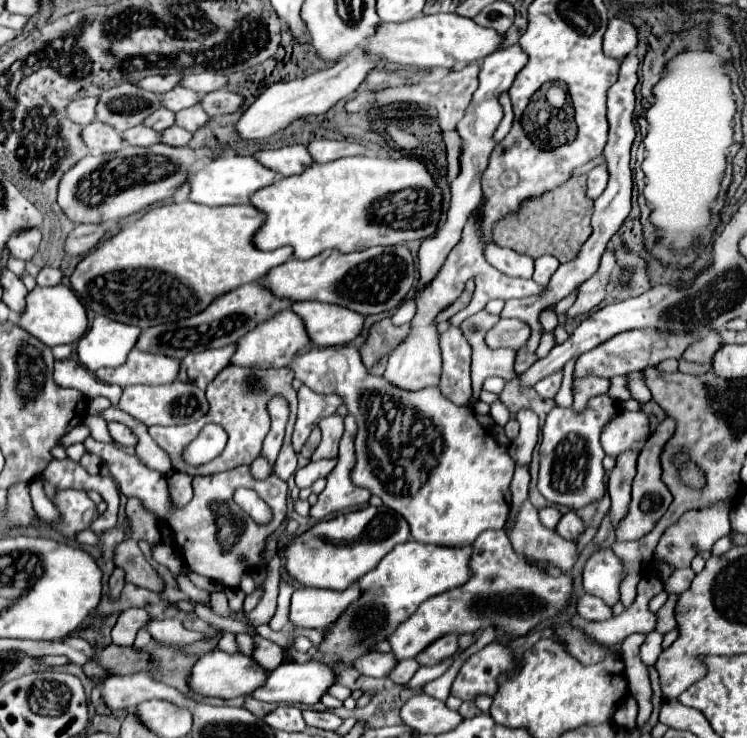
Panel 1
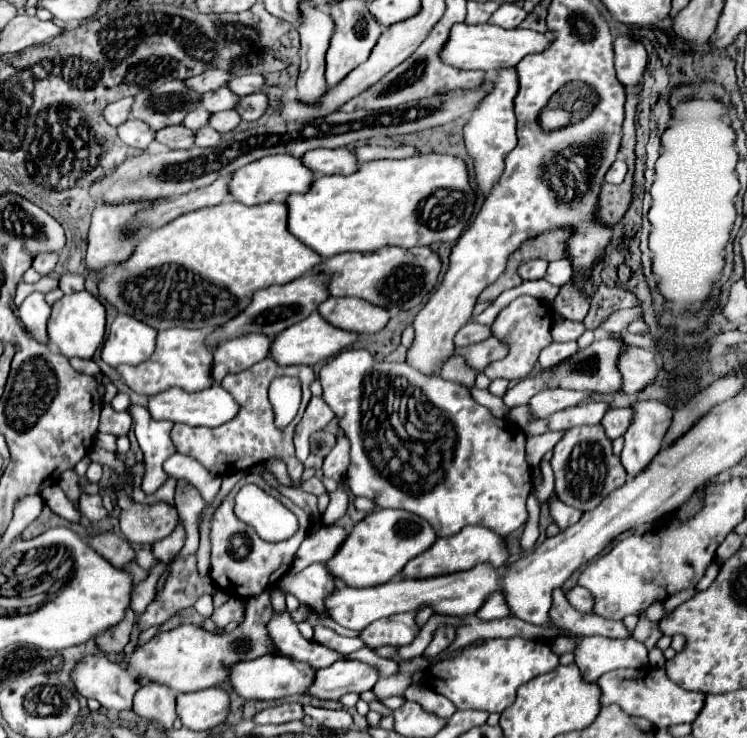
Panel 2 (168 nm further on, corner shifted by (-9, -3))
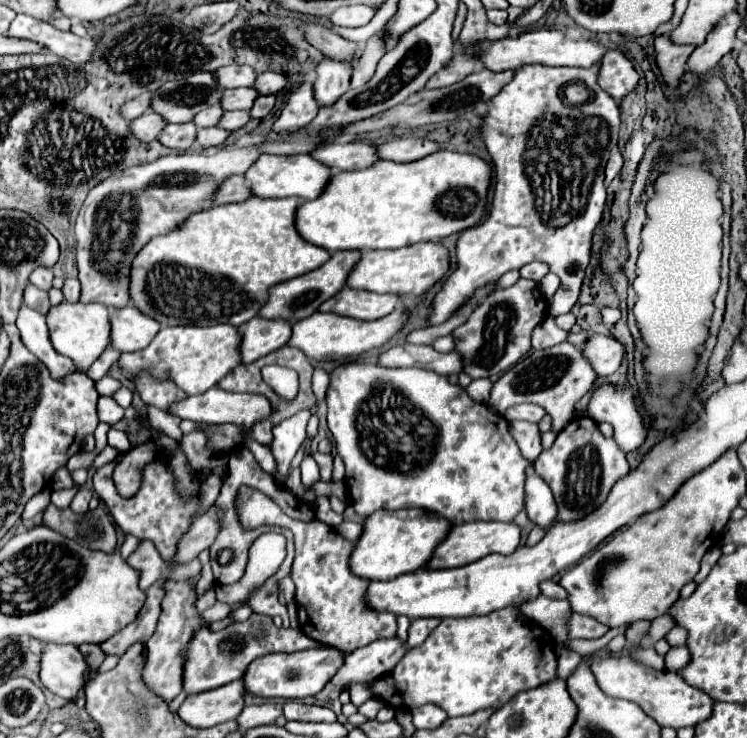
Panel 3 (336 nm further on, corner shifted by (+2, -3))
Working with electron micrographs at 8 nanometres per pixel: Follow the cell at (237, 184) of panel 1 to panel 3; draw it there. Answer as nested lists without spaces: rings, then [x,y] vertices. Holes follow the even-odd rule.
[[[263,153],[245,173],[245,181],[251,187],[253,197],[299,197],[317,199],[331,177],[329,167],[313,161],[309,155],[267,155]]]

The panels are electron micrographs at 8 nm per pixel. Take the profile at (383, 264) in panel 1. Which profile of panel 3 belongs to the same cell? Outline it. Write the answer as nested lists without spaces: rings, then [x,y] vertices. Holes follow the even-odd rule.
[[[417,243],[401,249],[363,251],[359,263],[349,271],[345,287],[393,295],[423,295],[449,269],[449,253],[441,243]]]

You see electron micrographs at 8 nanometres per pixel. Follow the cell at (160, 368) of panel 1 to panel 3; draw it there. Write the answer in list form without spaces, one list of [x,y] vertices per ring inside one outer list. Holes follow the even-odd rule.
[[[213,325],[213,327],[163,327],[149,347],[137,353],[125,353],[119,357],[119,369],[123,377],[131,383],[139,373],[149,373],[153,379],[171,379],[187,395],[201,395],[205,389],[215,387],[233,367],[241,363],[239,357],[239,333],[233,325]]]

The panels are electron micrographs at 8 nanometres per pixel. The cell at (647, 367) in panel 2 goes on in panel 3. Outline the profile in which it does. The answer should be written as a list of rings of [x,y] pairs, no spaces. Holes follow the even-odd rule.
[[[591,335],[589,341],[583,345],[583,353],[599,377],[609,377],[619,369],[625,347],[613,337]]]

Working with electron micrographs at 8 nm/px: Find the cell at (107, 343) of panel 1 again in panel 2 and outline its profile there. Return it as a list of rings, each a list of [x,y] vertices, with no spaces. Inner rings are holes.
[[[120,313],[102,345],[102,359],[112,367],[118,367],[120,363],[138,365],[154,353],[156,335],[158,331],[150,325]]]

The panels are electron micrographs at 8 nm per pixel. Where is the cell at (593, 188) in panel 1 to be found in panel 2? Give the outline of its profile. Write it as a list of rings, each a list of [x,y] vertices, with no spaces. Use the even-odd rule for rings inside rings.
[[[616,159],[612,163],[612,167],[608,169],[608,173],[606,173],[606,183],[618,185],[620,181],[624,181],[624,175],[626,175],[626,161],[624,159]]]

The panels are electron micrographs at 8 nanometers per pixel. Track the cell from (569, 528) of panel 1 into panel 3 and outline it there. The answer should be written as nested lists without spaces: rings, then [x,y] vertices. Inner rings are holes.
[[[529,467],[525,471],[525,475],[527,475],[525,477],[525,511],[527,511],[527,517],[535,525],[549,529],[557,521],[557,505],[555,505],[553,493],[547,487],[547,483],[541,477],[537,477],[533,467]]]

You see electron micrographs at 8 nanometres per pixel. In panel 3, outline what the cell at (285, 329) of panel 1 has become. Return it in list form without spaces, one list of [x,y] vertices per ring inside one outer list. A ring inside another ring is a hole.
[[[401,307],[377,321],[357,321],[357,319],[347,319],[335,313],[315,311],[311,317],[293,323],[293,337],[287,341],[287,347],[295,347],[303,351],[311,361],[343,361],[347,357],[361,355],[369,349],[375,349],[387,343],[403,327],[405,319],[407,319],[407,313]]]

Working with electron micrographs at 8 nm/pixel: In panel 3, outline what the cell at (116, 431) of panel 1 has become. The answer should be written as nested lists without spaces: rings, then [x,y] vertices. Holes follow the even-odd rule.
[[[99,397],[97,401],[97,417],[101,423],[115,425],[123,419],[123,409],[111,397]]]

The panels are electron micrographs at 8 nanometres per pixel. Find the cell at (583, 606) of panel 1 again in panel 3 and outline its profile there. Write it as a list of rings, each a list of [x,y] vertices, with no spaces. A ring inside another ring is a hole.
[[[543,581],[541,583],[541,593],[545,597],[551,597],[551,599],[567,599],[567,591],[555,581]]]

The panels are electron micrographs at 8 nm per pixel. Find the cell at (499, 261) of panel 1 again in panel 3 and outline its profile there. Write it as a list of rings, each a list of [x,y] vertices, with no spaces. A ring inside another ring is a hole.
[[[537,261],[527,263],[527,265],[523,265],[523,267],[519,269],[519,273],[521,273],[523,279],[533,279],[533,281],[541,281],[541,277],[543,277],[547,271],[549,271],[549,267],[547,267],[545,263],[537,263]]]

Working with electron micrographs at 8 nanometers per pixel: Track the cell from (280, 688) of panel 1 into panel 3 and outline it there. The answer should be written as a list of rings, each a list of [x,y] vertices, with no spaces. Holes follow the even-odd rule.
[[[393,637],[389,641],[373,641],[367,647],[361,647],[345,655],[343,665],[331,679],[331,685],[345,689],[357,681],[377,681],[387,677],[401,657],[407,653],[405,645]]]

